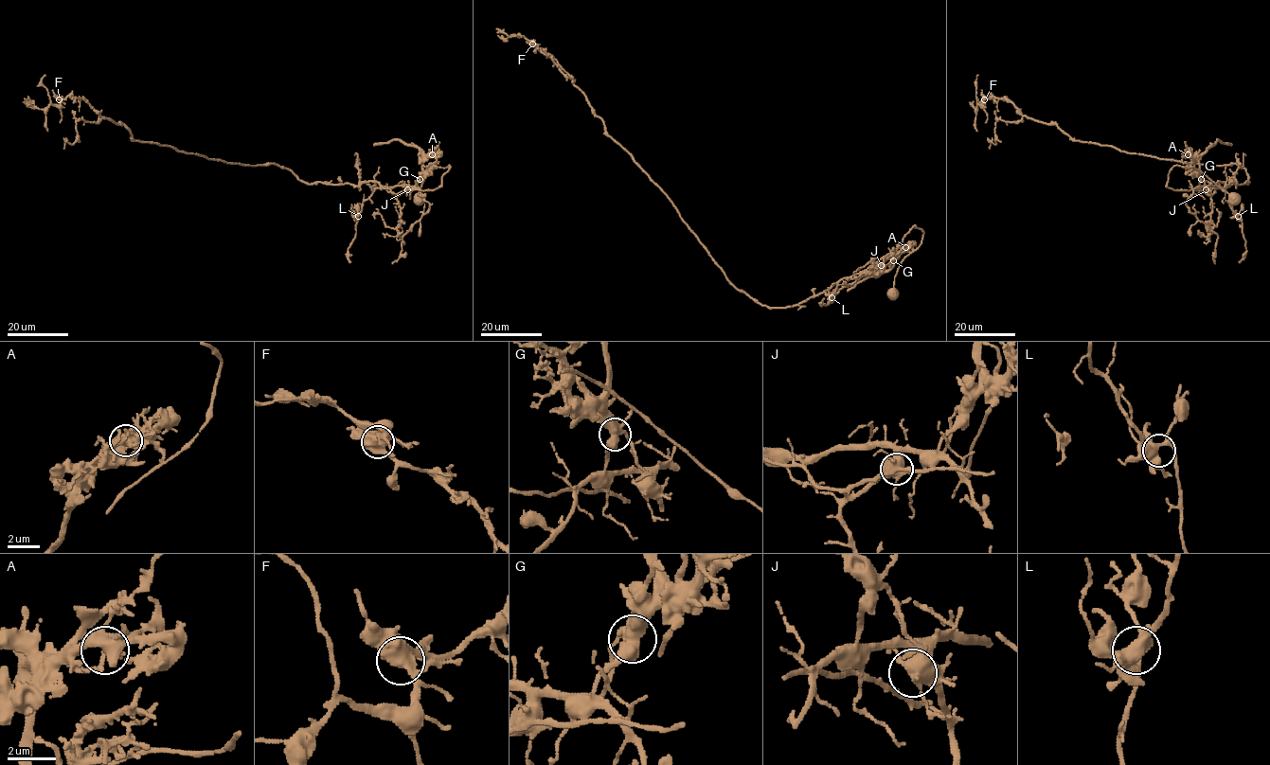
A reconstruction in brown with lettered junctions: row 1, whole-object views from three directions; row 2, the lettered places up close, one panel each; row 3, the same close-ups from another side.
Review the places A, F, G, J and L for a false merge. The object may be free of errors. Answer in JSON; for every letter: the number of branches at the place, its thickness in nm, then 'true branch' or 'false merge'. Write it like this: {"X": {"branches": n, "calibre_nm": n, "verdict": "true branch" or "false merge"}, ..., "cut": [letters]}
{"A": {"branches": 5, "calibre_nm": 480, "verdict": "true branch"}, "F": {"branches": 4, "calibre_nm": 480, "verdict": "true branch"}, "G": {"branches": 4, "calibre_nm": 500, "verdict": "false merge"}, "J": {"branches": 4, "calibre_nm": 460, "verdict": "true branch"}, "L": {"branches": 5, "calibre_nm": 460, "verdict": "true branch"}, "cut": ["G"]}

